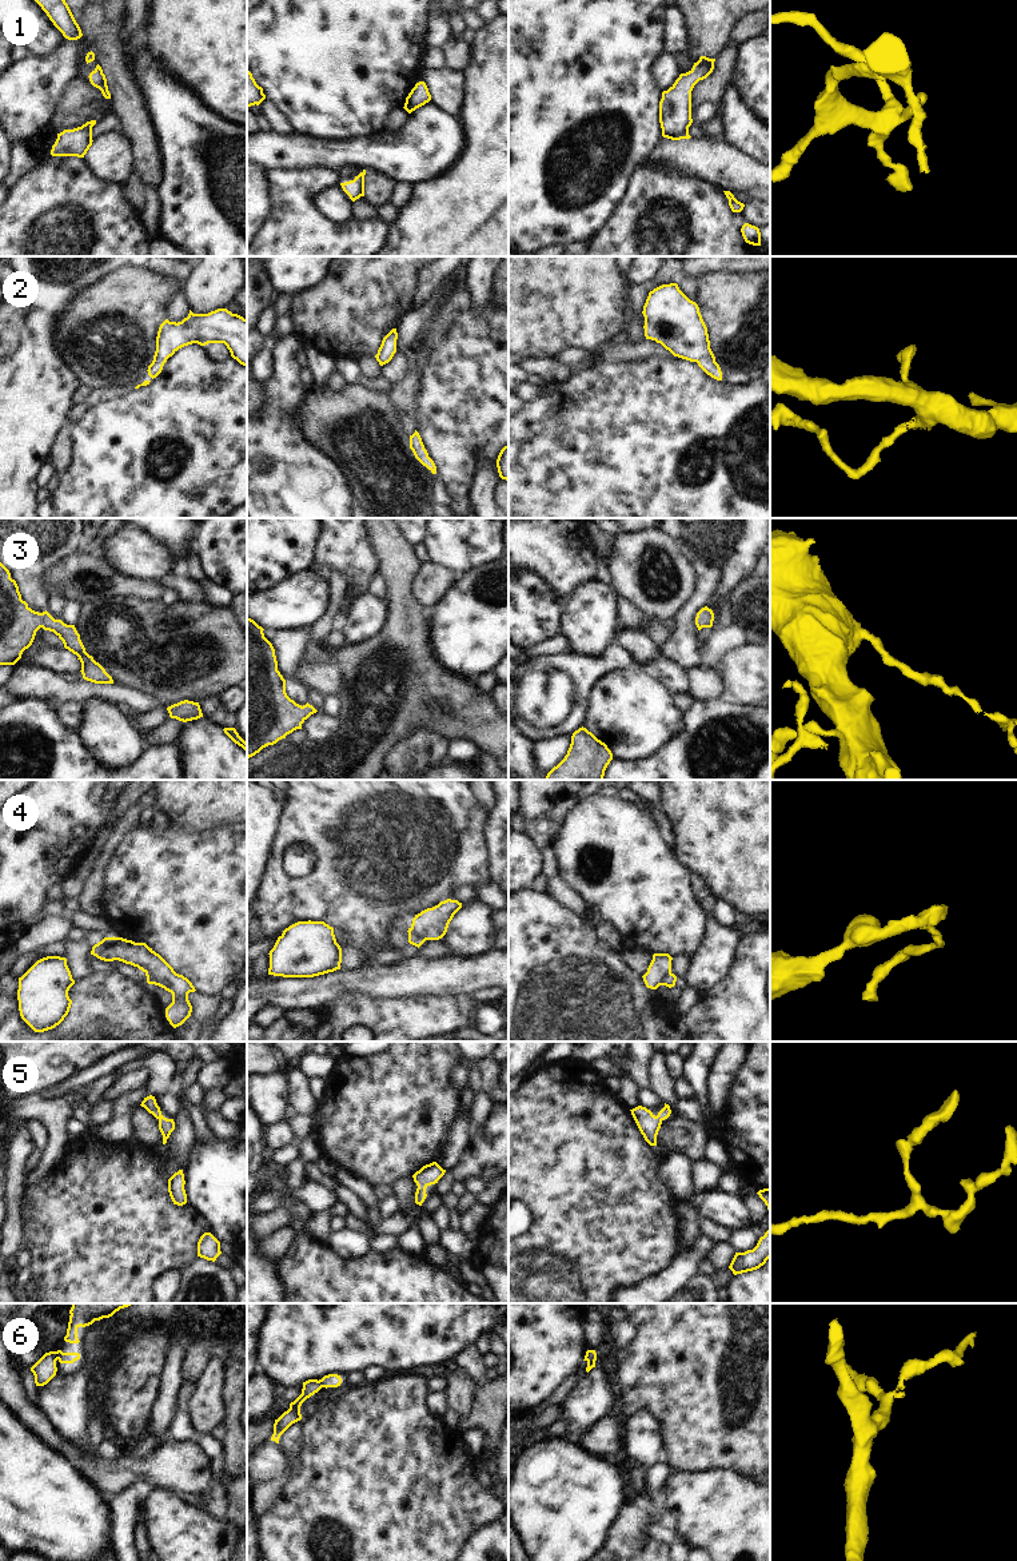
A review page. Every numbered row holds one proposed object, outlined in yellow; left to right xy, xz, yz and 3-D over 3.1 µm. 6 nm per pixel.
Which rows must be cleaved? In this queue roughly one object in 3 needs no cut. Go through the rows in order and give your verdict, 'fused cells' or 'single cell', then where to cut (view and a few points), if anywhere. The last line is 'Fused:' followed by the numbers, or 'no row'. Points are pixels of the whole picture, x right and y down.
1: single cell; cut none
2: single cell; cut none
3: single cell; cut none
4: fused cells; cut xy (146, 971), (155, 975), (159, 983)
5: single cell; cut none
6: fused cells; cut xy (56, 1352), (58, 1358)
Fused: 4, 6

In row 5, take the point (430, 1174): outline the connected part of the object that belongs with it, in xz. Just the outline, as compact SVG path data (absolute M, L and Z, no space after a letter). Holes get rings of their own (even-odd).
M436 1162L423 1166L419 1171L416 1171L412 1178L416 1183L418 1188L415 1192L415 1203L422 1206L427 1194L426 1188L431 1184L438 1183L438 1180L444 1175L446 1170L443 1170Z

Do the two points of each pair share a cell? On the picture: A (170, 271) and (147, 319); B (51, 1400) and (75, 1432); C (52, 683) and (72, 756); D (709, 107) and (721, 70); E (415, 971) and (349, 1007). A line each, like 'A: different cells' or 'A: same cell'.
A: different cells
B: same cell
C: different cells
D: same cell
E: different cells

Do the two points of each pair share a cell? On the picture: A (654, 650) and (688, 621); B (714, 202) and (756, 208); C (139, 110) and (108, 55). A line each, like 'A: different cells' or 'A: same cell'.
A: different cells
B: different cells
C: same cell

